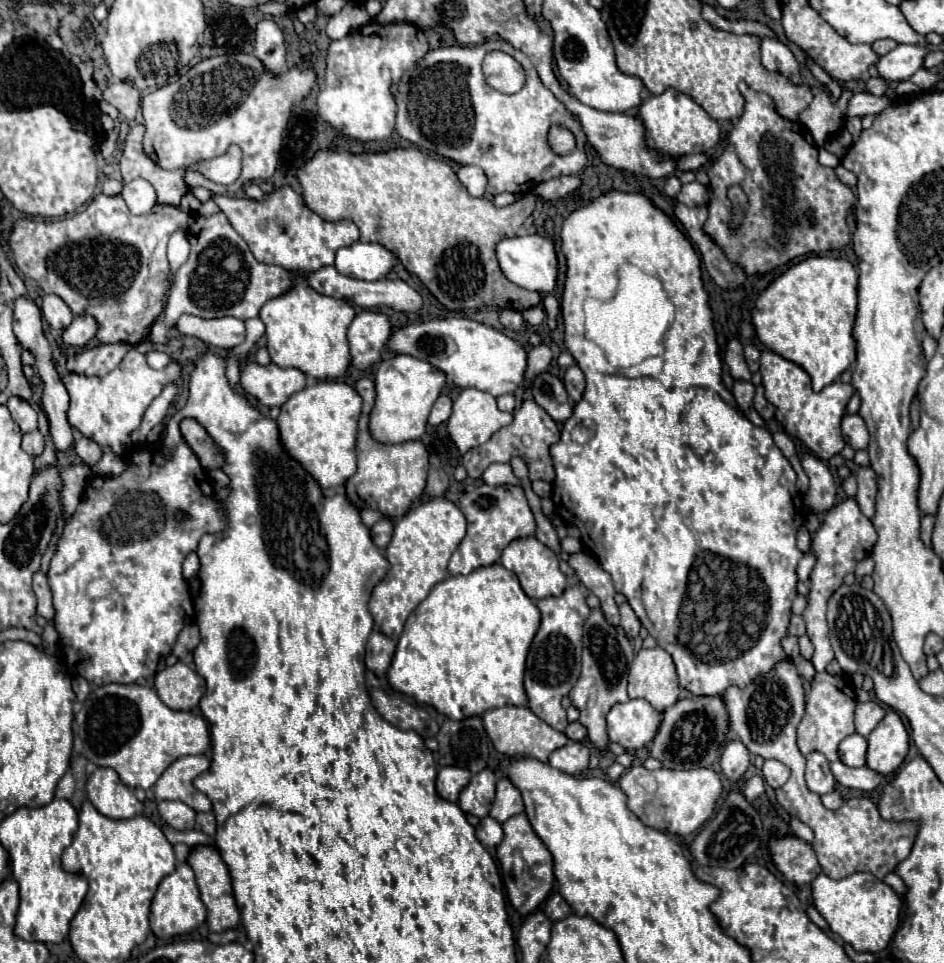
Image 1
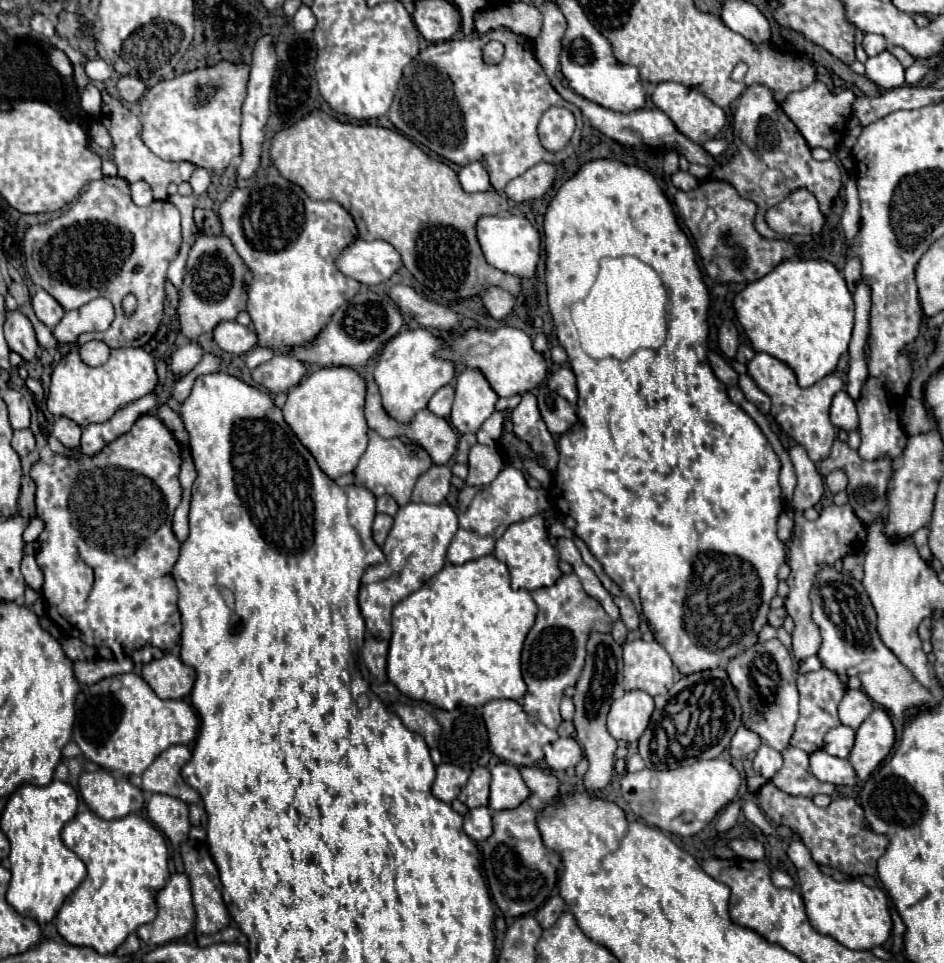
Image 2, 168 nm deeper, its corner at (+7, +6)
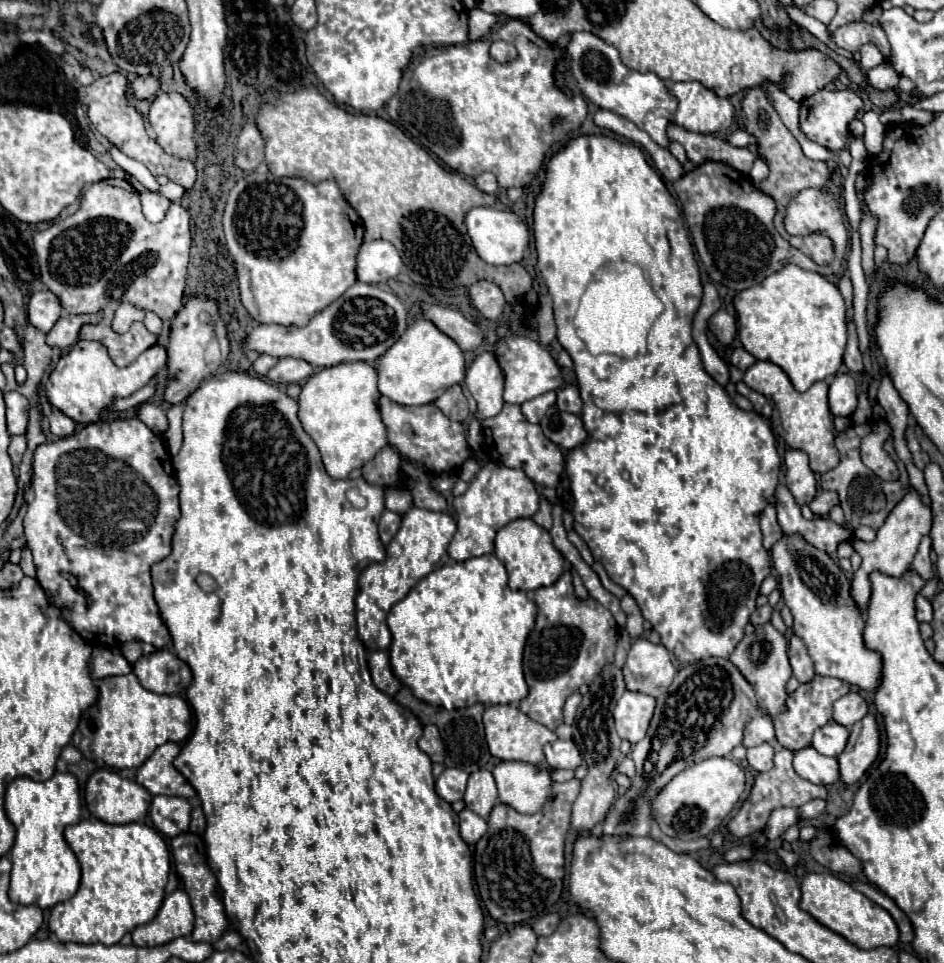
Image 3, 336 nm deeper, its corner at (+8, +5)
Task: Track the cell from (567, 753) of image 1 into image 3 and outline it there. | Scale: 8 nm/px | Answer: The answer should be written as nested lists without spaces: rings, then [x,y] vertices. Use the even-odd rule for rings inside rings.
[[[556,740],[552,744],[546,744],[544,754],[546,754],[546,762],[552,770],[578,768],[582,762],[582,756],[572,740]]]

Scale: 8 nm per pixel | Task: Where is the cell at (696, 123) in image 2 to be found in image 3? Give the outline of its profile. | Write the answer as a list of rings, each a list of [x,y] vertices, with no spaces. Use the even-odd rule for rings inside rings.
[[[674,82],[670,92],[678,98],[674,122],[686,130],[700,134],[726,132],[734,122],[734,104],[730,98],[720,98],[700,82]]]

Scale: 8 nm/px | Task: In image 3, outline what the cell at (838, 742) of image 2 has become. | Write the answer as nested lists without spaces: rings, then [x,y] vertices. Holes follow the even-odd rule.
[[[830,722],[814,732],[812,748],[816,748],[824,756],[836,758],[844,750],[846,738],[848,738],[848,728],[836,724],[836,722]]]

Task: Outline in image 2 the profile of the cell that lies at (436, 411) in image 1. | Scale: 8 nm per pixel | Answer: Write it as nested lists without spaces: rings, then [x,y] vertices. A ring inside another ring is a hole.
[[[451,385],[441,387],[441,389],[431,397],[431,401],[429,401],[427,409],[429,409],[431,413],[435,413],[437,417],[445,417],[445,419],[447,419],[447,417],[449,417],[449,413],[451,413],[453,395],[455,395],[455,391],[453,391],[453,387],[451,387]]]

